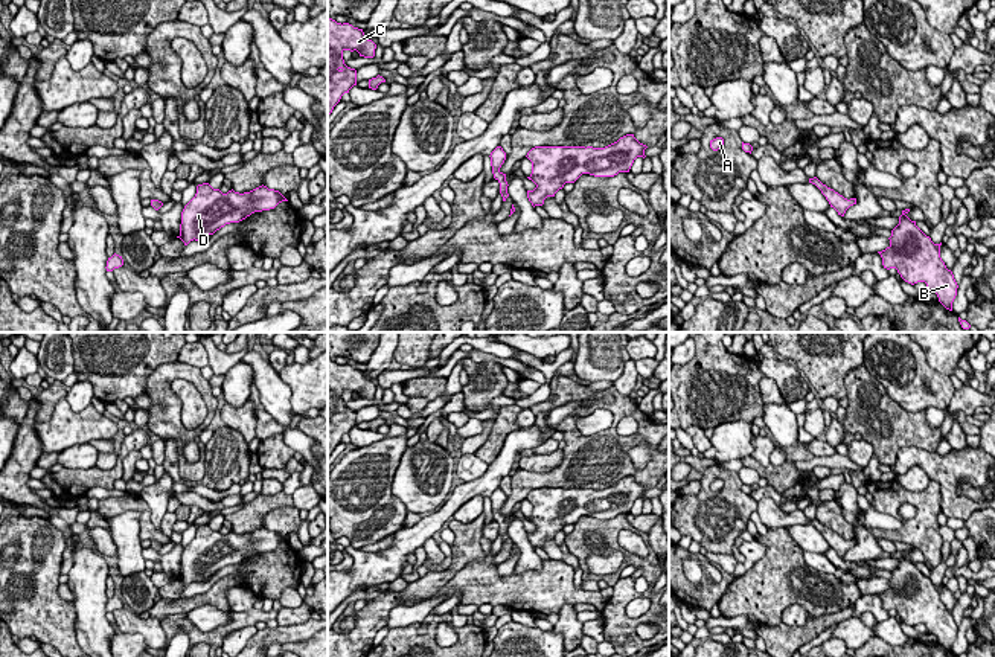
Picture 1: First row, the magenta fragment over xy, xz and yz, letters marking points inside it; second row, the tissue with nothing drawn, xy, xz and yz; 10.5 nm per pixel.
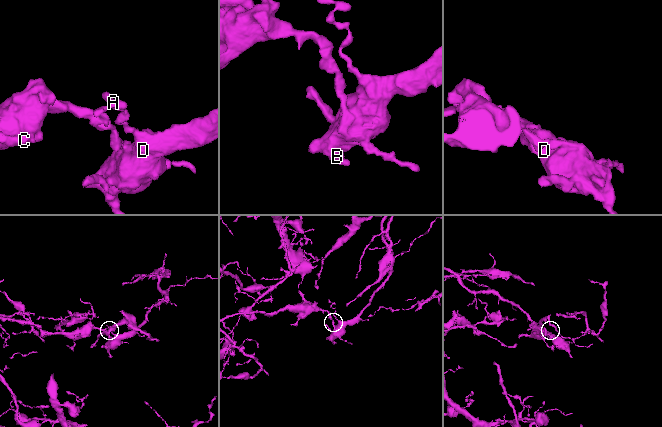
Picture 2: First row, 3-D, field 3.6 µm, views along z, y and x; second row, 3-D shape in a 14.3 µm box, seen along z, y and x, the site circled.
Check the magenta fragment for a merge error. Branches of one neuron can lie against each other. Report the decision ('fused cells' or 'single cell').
fused cells

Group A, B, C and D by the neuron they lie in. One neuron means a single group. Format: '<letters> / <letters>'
A B D / C

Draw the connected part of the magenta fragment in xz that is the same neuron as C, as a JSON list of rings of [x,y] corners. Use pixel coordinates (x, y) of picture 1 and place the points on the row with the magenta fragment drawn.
[[[328,17],[328,116],[341,96],[357,85],[357,70],[344,64],[343,52],[357,50],[360,56],[373,58],[375,49],[376,44],[366,38],[363,29]]]

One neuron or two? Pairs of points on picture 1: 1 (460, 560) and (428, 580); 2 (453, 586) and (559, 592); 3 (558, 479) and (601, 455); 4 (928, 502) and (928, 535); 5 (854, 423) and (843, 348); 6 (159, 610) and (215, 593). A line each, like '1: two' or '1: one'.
1: one
2: one
3: one
4: one
5: two
6: one

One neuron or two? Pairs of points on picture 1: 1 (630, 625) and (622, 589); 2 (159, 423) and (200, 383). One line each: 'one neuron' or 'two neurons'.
1: one neuron
2: one neuron

